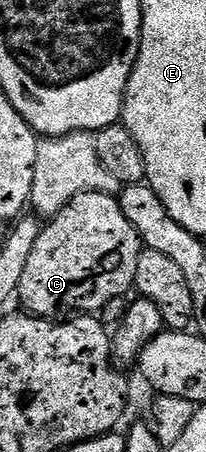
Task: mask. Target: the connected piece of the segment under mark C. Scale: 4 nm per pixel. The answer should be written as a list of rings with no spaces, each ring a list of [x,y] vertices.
[[[82,193],[78,197],[74,197],[74,201],[70,201],[70,205],[66,205],[66,209],[62,209],[56,216],[49,218],[41,229],[41,235],[34,244],[34,249],[27,258],[26,269],[23,270],[22,279],[18,292],[18,299],[22,304],[25,312],[38,315],[42,319],[55,320],[59,311],[68,311],[73,307],[76,313],[100,313],[108,301],[114,298],[122,298],[129,294],[128,290],[137,286],[138,280],[138,257],[142,250],[142,240],[137,233],[134,225],[126,219],[126,213],[120,208],[120,201],[116,195],[107,195],[106,193]]]

